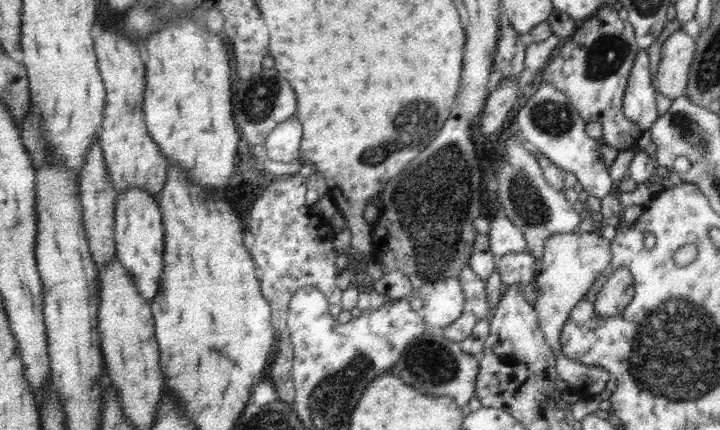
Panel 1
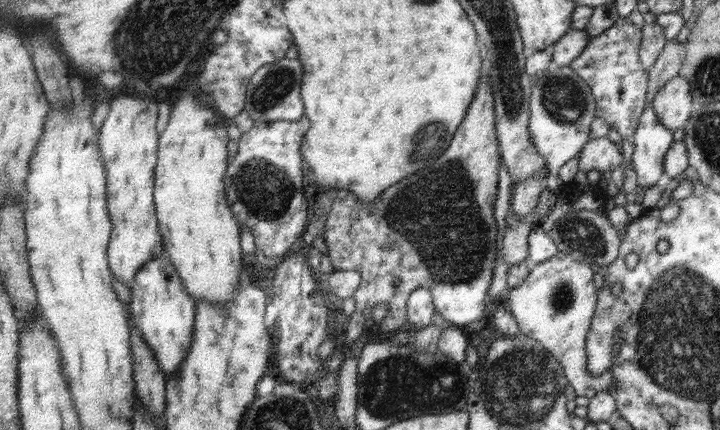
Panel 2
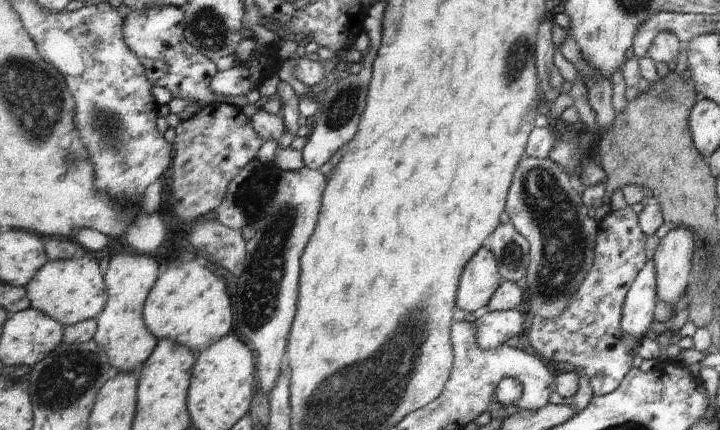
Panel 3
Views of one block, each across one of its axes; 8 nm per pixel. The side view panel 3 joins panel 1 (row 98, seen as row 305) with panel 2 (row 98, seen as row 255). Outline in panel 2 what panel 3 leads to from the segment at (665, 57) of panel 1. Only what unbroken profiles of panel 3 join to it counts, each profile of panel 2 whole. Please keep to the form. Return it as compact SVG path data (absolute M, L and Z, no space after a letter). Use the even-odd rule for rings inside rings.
M678 75L657 90L650 106L659 124L671 132L683 127L696 107L687 82Z

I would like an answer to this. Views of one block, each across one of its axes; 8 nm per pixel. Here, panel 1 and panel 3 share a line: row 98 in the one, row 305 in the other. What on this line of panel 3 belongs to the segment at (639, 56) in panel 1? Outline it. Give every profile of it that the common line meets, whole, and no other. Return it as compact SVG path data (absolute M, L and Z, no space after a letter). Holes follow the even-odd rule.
M646 260L631 281L621 307L620 327L637 340L649 335L653 307L657 301L655 289L654 264Z

